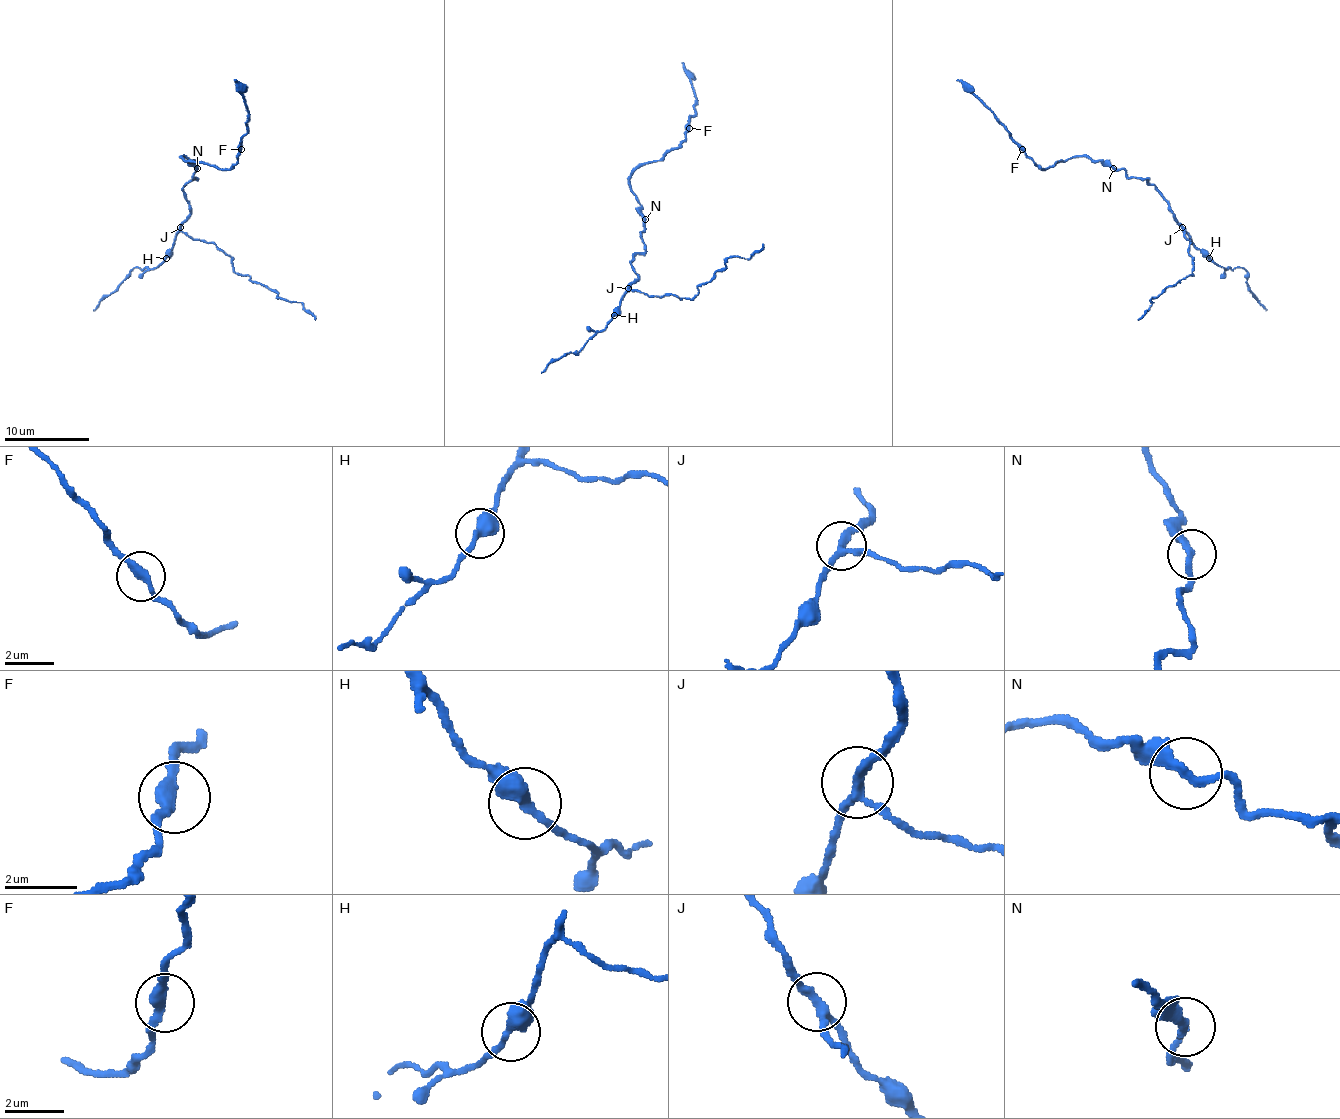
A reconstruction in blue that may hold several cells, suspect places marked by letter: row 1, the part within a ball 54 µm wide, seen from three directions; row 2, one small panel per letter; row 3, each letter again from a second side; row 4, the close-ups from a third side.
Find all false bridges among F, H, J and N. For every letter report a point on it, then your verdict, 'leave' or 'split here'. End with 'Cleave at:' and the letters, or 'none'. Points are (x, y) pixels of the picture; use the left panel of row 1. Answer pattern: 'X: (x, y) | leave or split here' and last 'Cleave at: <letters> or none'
F: (241, 149) | leave
H: (166, 258) | leave
J: (180, 227) | leave
N: (197, 168) | leave
Cleave at: none

